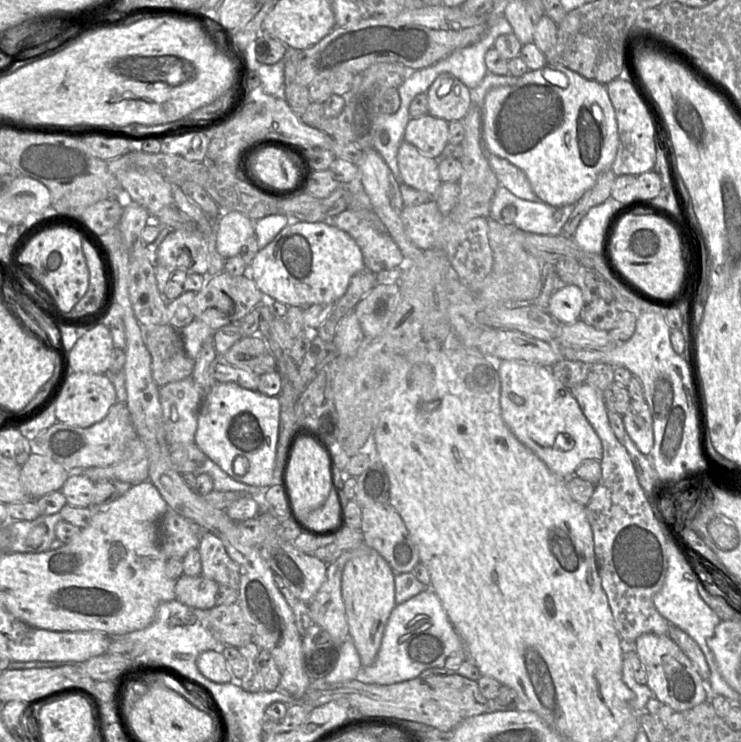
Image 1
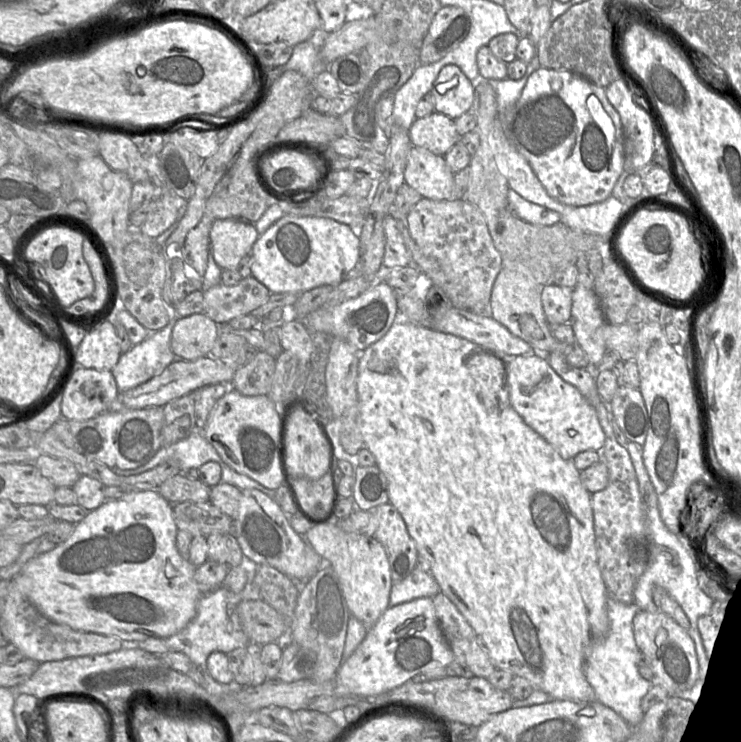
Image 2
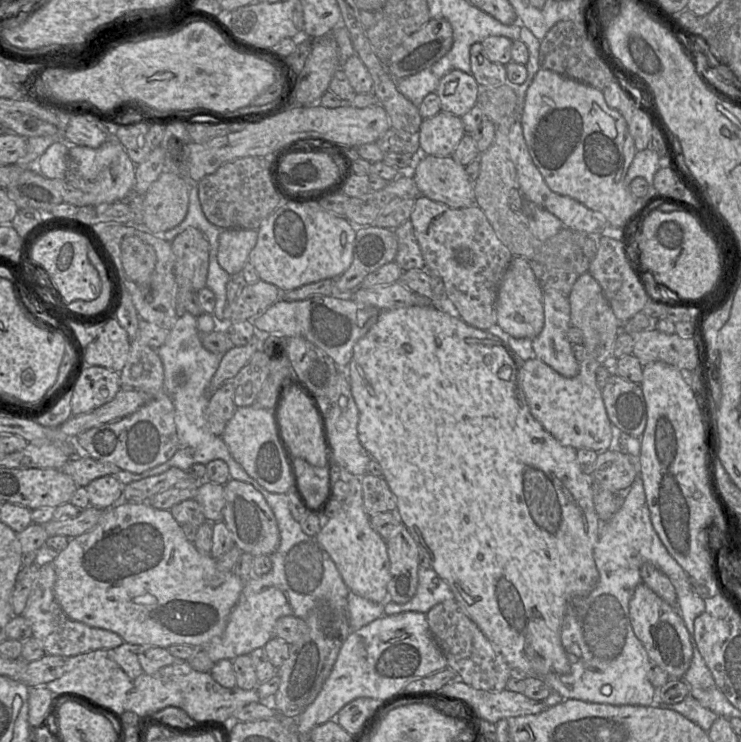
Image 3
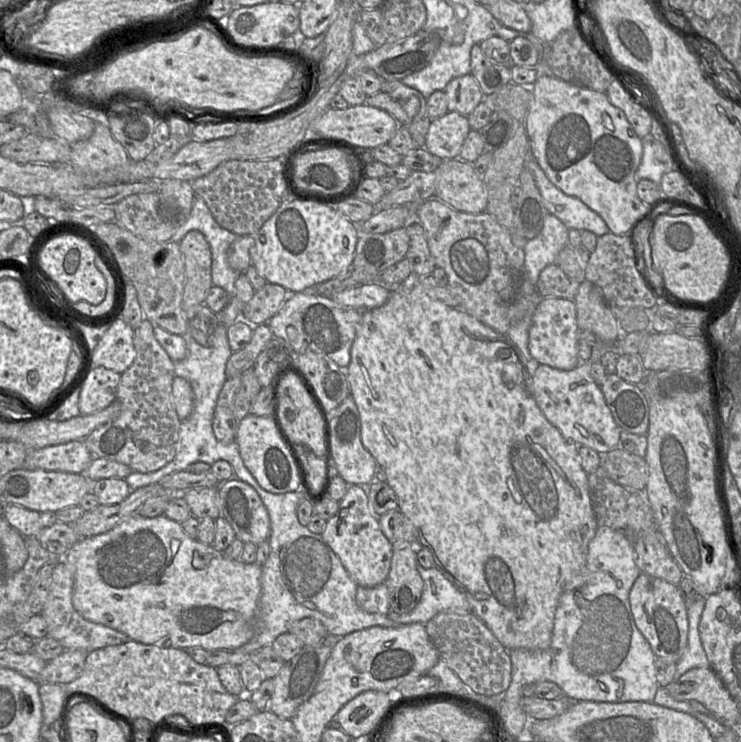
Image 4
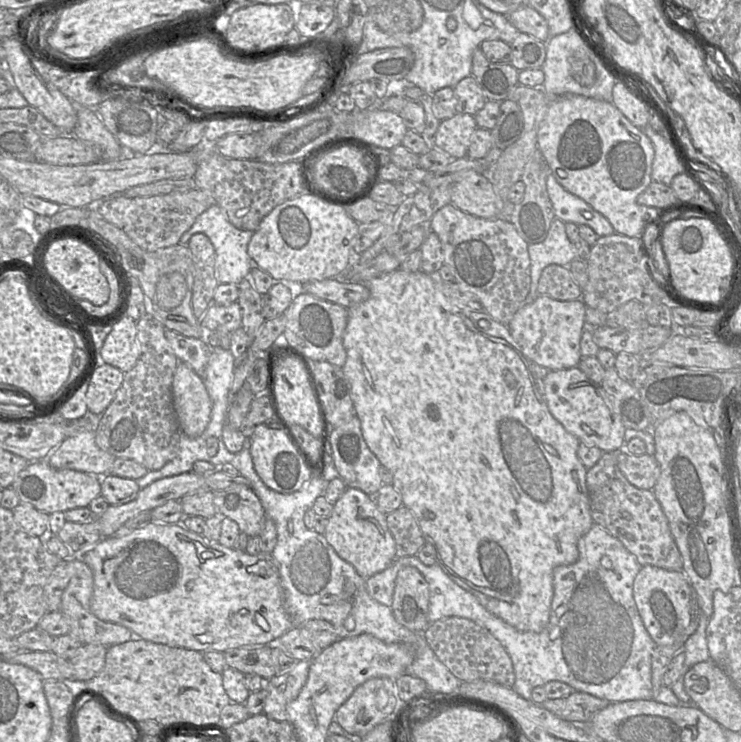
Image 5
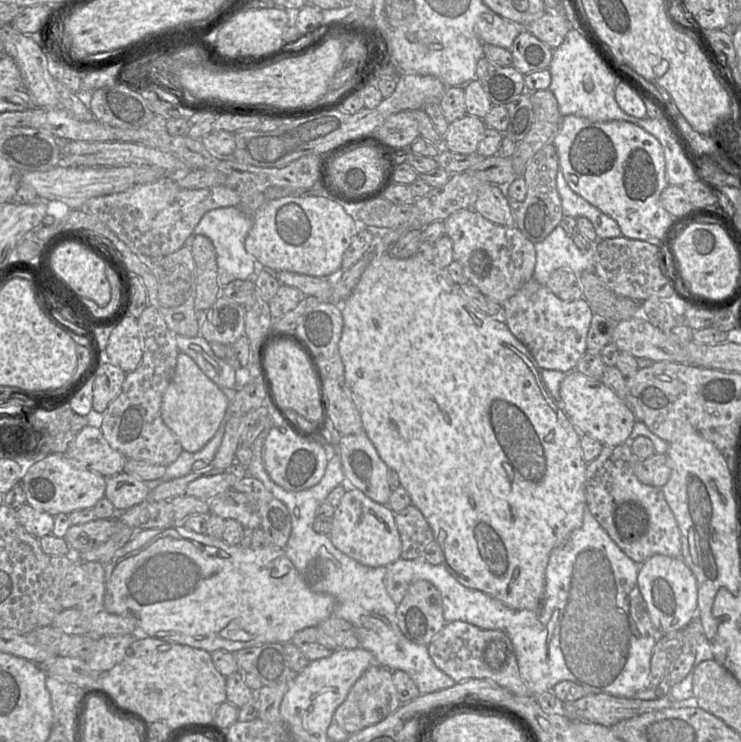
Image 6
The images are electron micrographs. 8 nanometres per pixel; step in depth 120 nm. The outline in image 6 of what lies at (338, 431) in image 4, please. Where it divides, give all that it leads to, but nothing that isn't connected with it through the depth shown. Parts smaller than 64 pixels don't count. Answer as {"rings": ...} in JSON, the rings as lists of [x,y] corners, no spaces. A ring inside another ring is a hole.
{"rings":[[[365,431],[339,436],[338,451],[347,481],[373,501],[386,505],[392,491],[387,476],[388,466],[379,456]]]}

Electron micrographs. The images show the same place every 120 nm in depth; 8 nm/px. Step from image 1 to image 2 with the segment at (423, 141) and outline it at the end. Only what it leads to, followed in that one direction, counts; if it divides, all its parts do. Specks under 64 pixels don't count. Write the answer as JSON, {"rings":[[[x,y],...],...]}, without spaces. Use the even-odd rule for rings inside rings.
{"rings":[[[435,111],[423,118],[416,118],[408,133],[412,146],[440,156],[444,156],[460,139],[455,120]]]}

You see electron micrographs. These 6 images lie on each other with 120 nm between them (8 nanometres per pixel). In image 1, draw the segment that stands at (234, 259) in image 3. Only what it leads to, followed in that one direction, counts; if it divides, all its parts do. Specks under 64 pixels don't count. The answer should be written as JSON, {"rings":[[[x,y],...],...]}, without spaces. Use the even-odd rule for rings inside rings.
{"rings":[[[224,210],[218,218],[212,219],[215,222],[216,249],[224,259],[238,255],[245,242],[254,236],[254,222],[238,211]]]}

